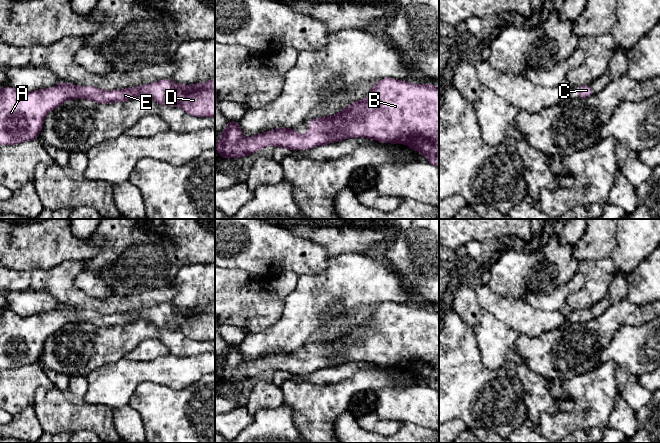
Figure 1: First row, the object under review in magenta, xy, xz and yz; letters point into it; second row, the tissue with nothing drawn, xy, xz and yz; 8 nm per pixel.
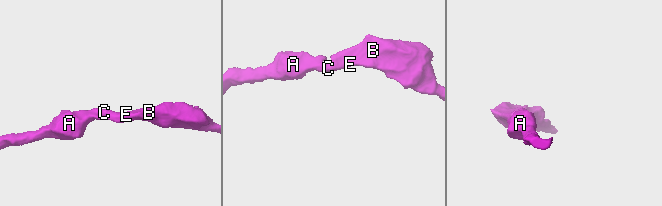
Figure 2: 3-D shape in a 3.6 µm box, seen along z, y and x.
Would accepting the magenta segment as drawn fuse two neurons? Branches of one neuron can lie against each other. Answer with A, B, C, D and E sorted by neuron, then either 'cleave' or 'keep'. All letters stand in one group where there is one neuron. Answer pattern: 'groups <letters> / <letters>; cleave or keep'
groups A B C D E; keep

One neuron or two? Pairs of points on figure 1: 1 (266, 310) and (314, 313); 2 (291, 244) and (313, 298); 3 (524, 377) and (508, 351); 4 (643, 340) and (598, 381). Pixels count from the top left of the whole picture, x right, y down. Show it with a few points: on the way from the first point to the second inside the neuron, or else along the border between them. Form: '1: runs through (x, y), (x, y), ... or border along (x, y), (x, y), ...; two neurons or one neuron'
1: border along (284, 297), (281, 315), (267, 329); two neurons
2: border along (326, 268), (318, 273), (301, 273), (298, 275); two neurons
3: border along (521, 362), (509, 361), (504, 366); two neurons
4: border along (598, 366), (605, 362), (611, 362), (616, 368); two neurons

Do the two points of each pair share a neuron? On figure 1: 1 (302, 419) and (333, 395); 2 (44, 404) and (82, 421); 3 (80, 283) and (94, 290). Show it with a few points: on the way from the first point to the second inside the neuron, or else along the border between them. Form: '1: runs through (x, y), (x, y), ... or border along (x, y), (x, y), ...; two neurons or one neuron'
1: runs through (310, 415), (321, 404), (325, 403); one neuron
2: runs through (53, 407), (58, 411), (73, 413); one neuron
3: runs through (83, 283), (87, 283), (91, 287); one neuron

